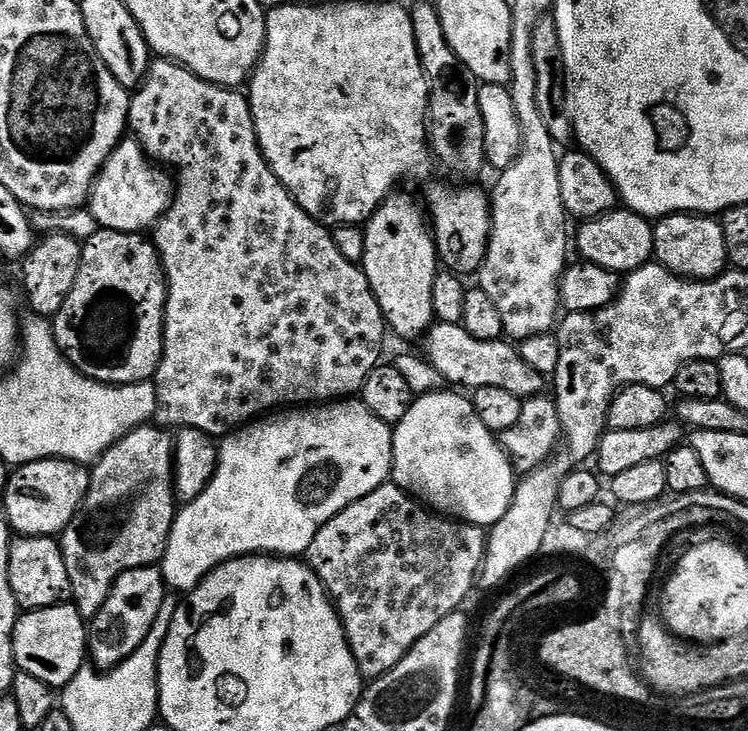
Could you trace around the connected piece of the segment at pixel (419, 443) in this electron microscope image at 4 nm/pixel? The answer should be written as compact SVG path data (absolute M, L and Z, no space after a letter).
M441 390L426 392L413 399L410 410L406 410L406 418L402 418L402 422L395 425L392 433L390 480L431 511L488 530L498 523L506 510L510 510L510 502L516 493L518 473L505 454L503 444L482 422L482 418L478 418L471 399L467 395L459 394L464 395L456 390Z

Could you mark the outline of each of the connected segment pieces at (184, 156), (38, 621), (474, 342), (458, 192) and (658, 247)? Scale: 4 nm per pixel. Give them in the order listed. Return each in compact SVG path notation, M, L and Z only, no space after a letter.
M153 59L148 66L144 83L131 93L128 102L128 126L131 135L144 147L149 160L174 173L172 202L164 211L154 229L154 243L164 267L168 283L168 297L164 311L164 353L154 377L156 386L157 425L168 430L193 428L211 438L223 438L229 432L257 419L273 410L284 410L289 406L315 406L321 402L336 402L351 397L364 387L366 378L381 363L380 351L384 348L386 325L384 315L370 290L363 267L351 264L336 245L329 229L321 224L286 190L286 186L274 174L272 167L260 149L258 134L254 130L254 118L243 91L223 88L198 78L190 70L173 60Z
M71 602L55 604L49 608L33 608L25 611L16 621L12 635L12 658L19 671L34 674L34 678L46 682L53 690L62 690L72 681L74 674L85 667L86 657L89 655L89 635L90 628L85 617L80 615L80 611Z
M437 322L428 329L426 343L426 358L449 385L468 388L464 390L499 386L501 390L510 390L510 394L521 398L539 396L545 391L546 377L538 374L538 370L526 366L520 357L519 347L513 346L507 339L479 340L461 325Z
M436 184L428 192L426 212L430 217L430 227L436 237L436 255L445 269L457 274L479 273L486 258L488 239L492 229L492 206L487 191L476 186L456 186Z
M708 214L661 216L655 221L654 260L685 280L713 280L729 267L724 225Z

